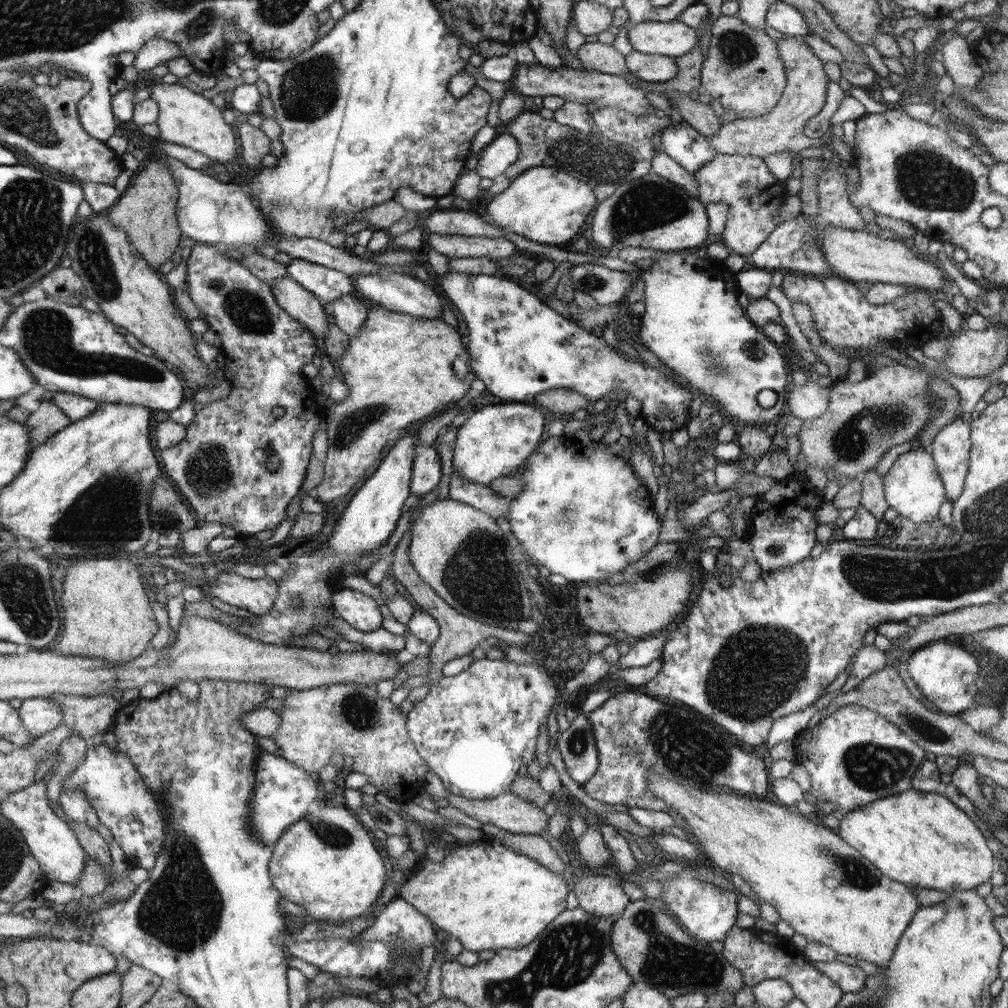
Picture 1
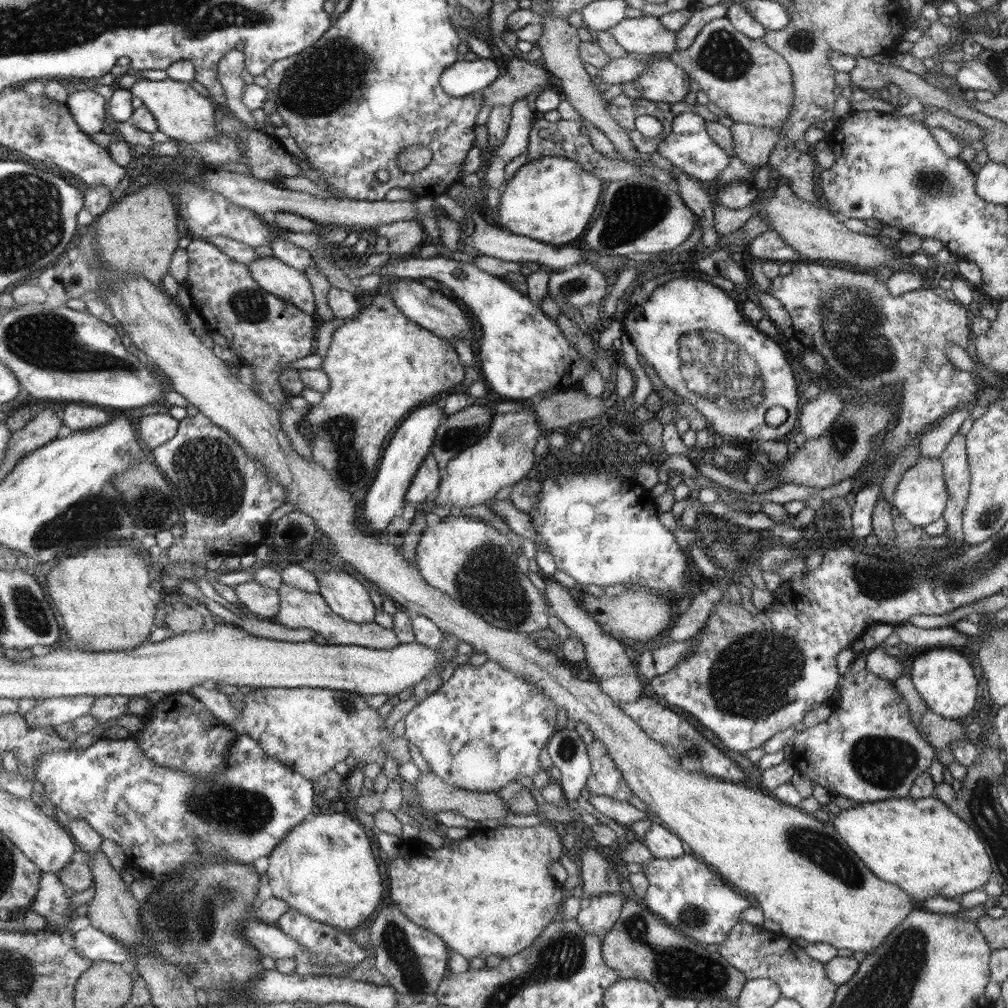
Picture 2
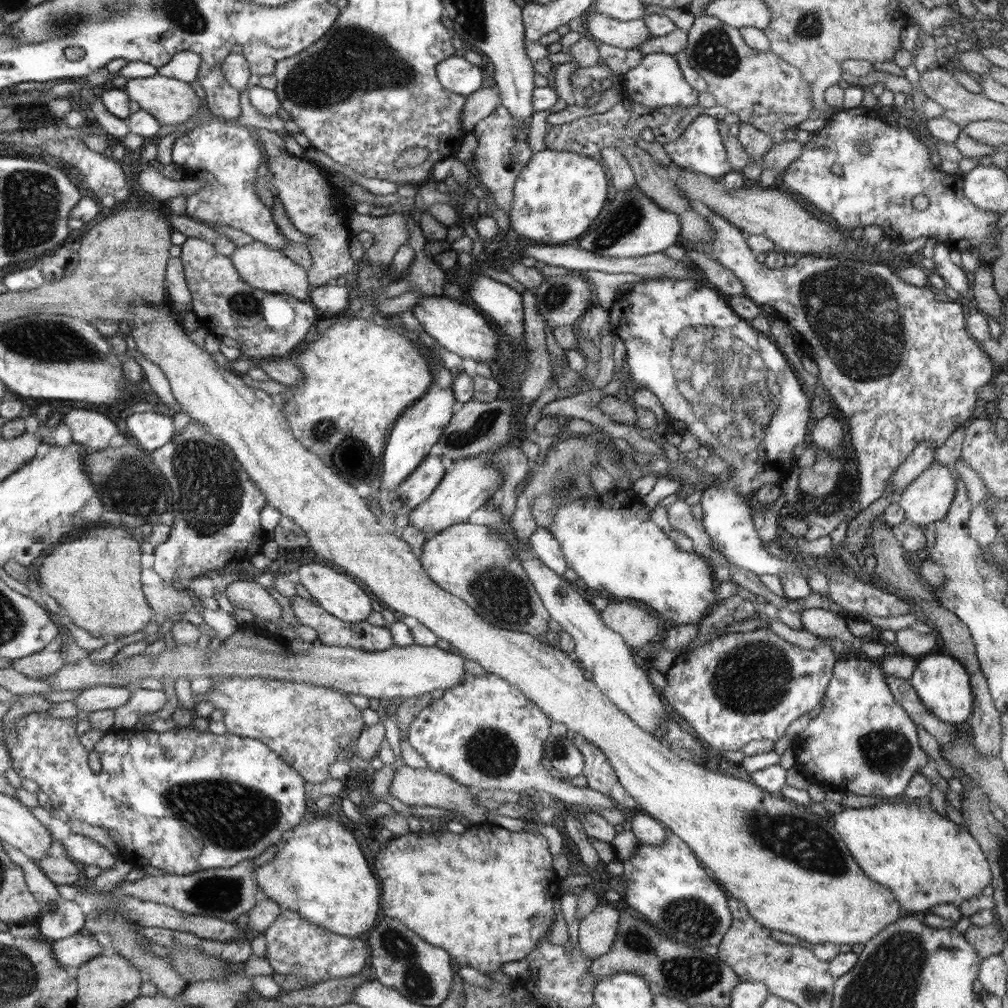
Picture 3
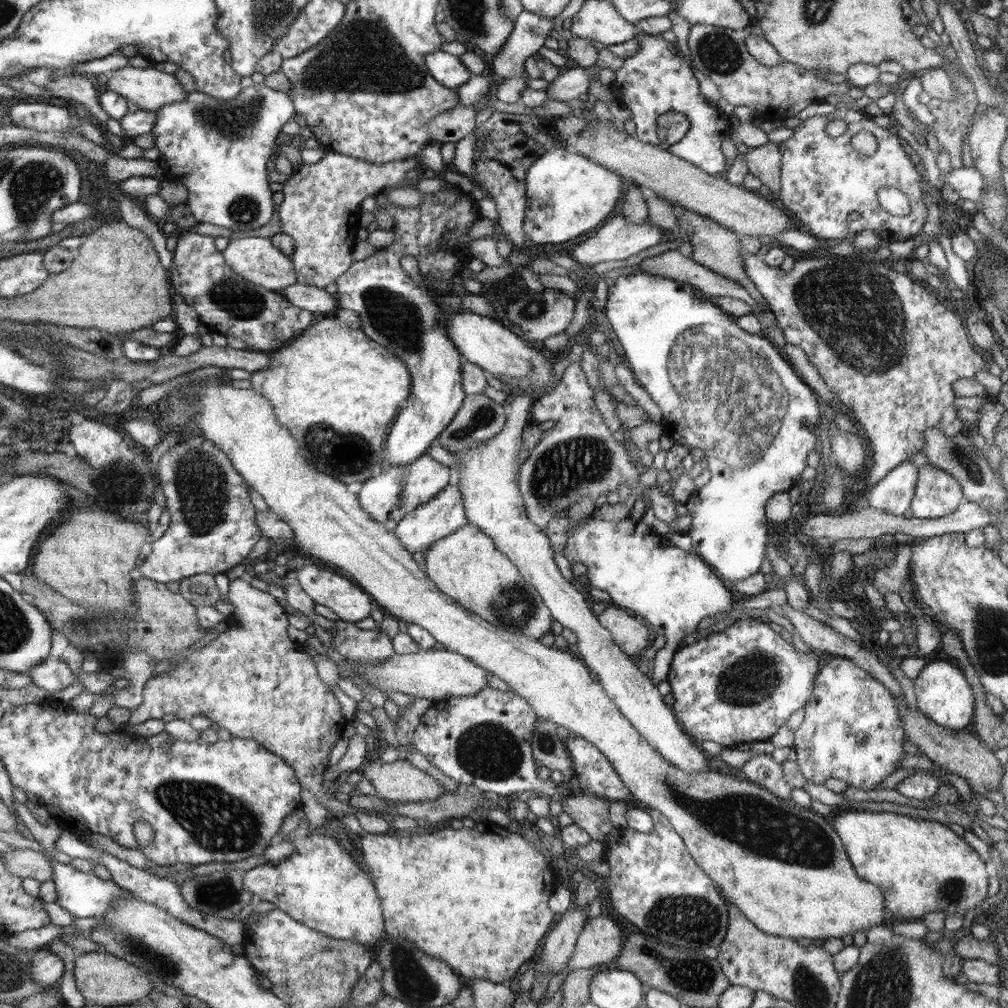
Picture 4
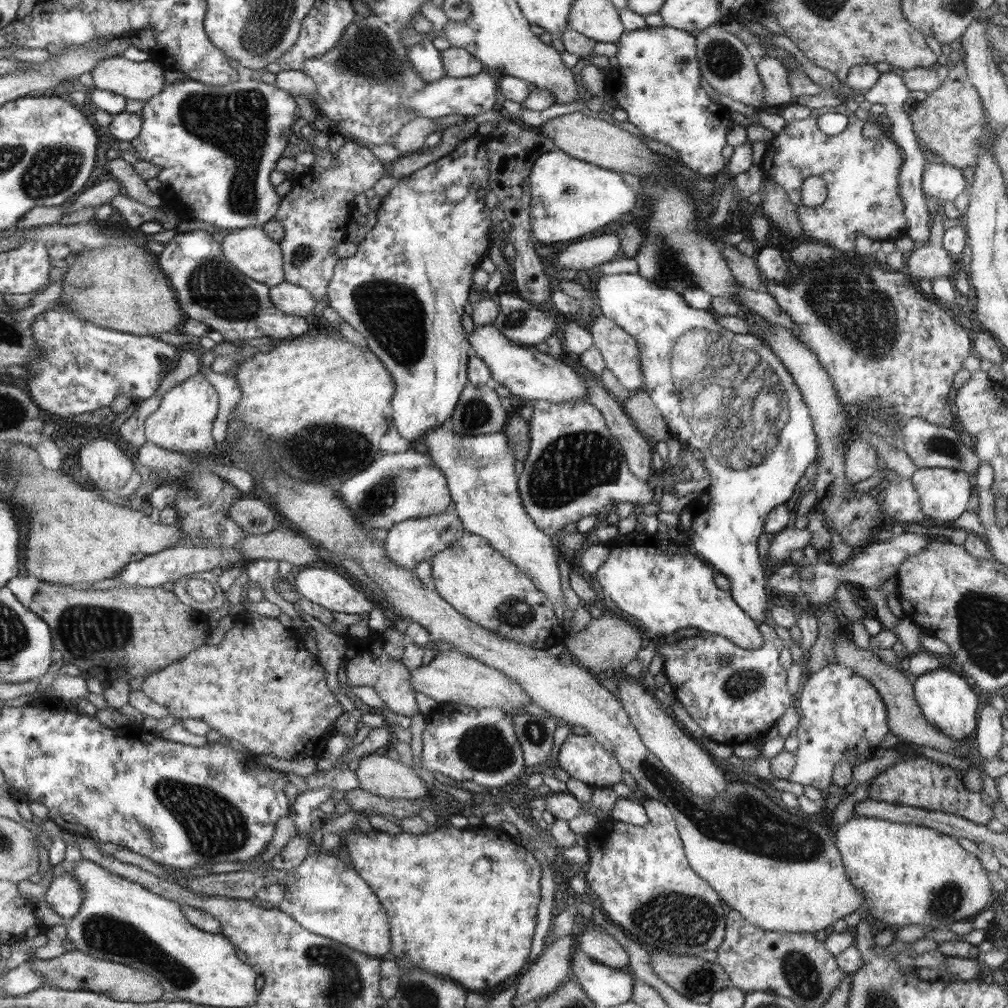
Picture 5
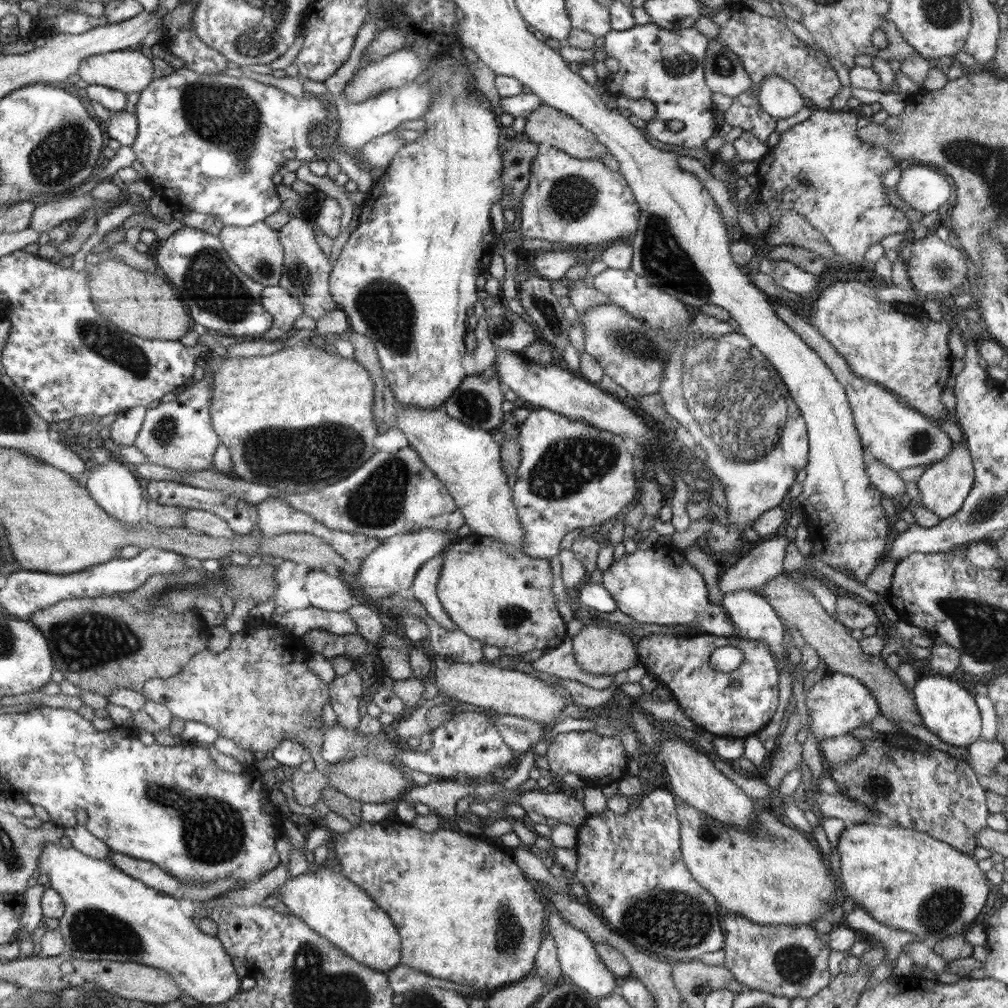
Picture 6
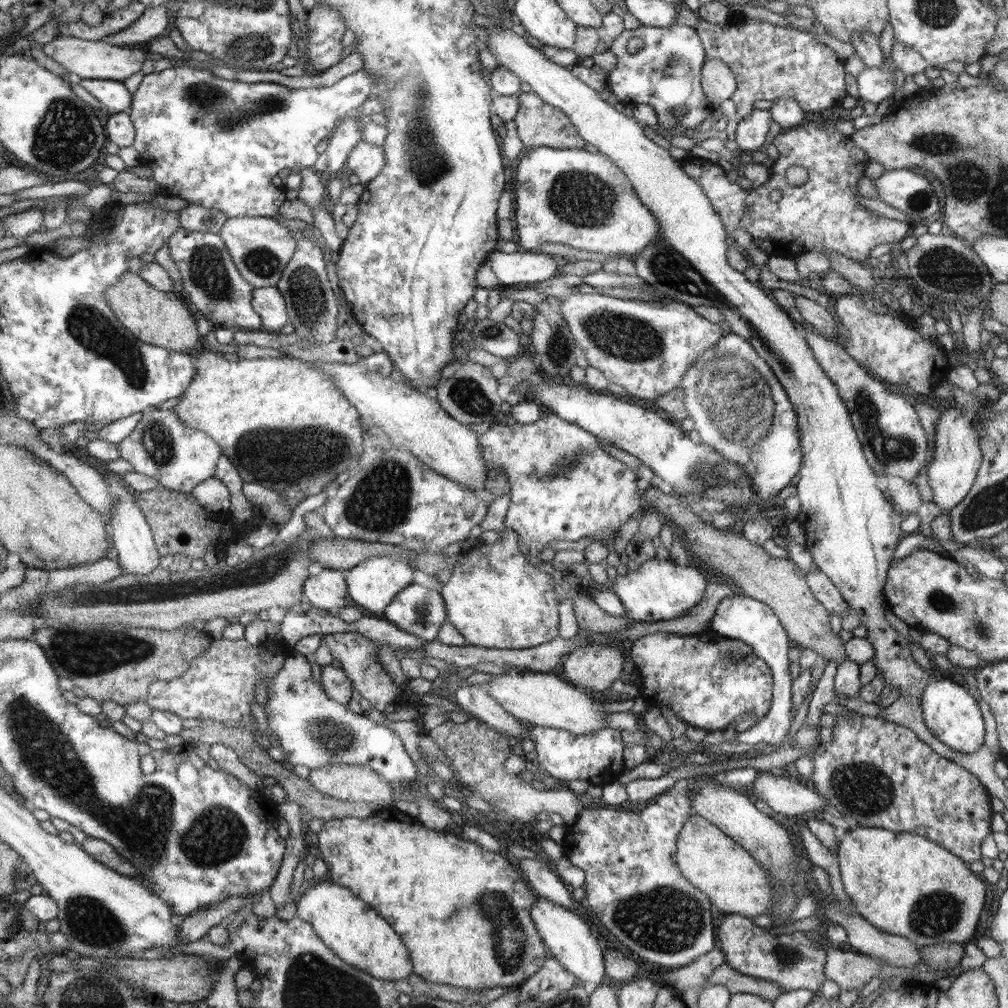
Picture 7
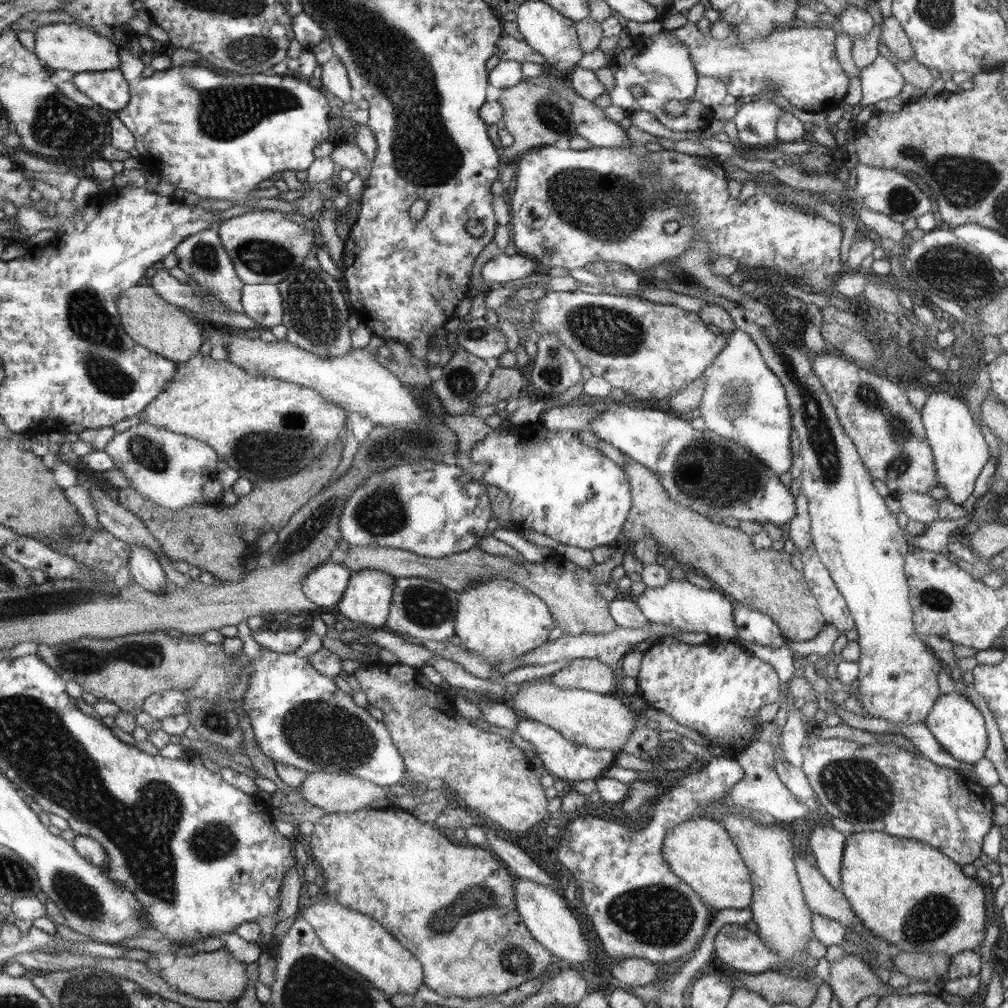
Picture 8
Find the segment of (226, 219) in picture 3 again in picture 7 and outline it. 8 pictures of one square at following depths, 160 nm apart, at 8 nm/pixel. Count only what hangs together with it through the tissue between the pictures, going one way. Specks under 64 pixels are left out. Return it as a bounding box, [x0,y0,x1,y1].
[131,66,375,218]

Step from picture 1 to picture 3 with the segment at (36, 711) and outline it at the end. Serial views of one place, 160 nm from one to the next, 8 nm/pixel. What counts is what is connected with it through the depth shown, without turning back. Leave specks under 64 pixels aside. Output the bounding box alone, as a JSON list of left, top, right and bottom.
[71,686,132,712]

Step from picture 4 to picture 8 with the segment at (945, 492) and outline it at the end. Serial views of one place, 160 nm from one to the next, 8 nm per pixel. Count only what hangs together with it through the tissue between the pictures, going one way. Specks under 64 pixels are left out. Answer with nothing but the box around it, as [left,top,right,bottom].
[921,388,991,505]

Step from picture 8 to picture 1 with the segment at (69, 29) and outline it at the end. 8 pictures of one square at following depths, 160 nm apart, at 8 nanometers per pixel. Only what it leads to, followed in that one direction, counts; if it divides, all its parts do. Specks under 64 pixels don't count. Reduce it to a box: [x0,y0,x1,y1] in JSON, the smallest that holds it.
[150,84,236,164]

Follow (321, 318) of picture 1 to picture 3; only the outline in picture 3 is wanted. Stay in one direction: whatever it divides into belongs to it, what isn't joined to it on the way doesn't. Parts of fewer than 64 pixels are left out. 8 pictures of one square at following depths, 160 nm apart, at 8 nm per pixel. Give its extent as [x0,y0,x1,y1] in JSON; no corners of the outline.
[231,241,311,303]

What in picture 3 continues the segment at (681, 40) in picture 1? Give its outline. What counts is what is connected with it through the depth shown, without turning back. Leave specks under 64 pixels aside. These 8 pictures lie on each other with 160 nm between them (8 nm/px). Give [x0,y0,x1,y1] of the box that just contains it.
[586,9,652,50]

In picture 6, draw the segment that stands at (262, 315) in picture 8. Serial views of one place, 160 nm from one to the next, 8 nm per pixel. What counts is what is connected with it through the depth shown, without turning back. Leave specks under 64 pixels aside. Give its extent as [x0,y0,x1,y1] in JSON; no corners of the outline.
[258,286,304,341]

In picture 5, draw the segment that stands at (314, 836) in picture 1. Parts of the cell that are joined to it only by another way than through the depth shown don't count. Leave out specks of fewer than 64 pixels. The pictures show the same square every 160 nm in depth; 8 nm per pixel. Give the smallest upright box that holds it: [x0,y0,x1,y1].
[183,848,391,960]

